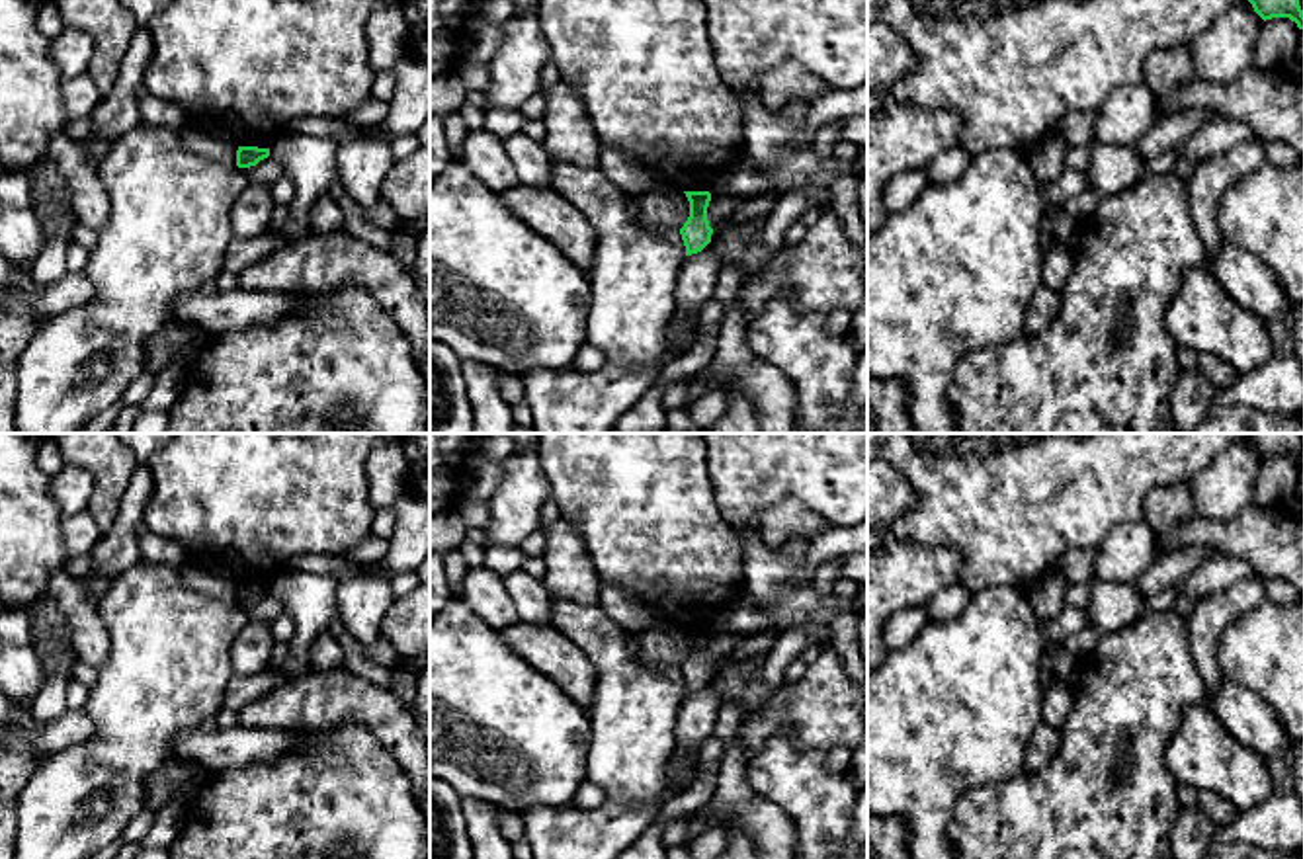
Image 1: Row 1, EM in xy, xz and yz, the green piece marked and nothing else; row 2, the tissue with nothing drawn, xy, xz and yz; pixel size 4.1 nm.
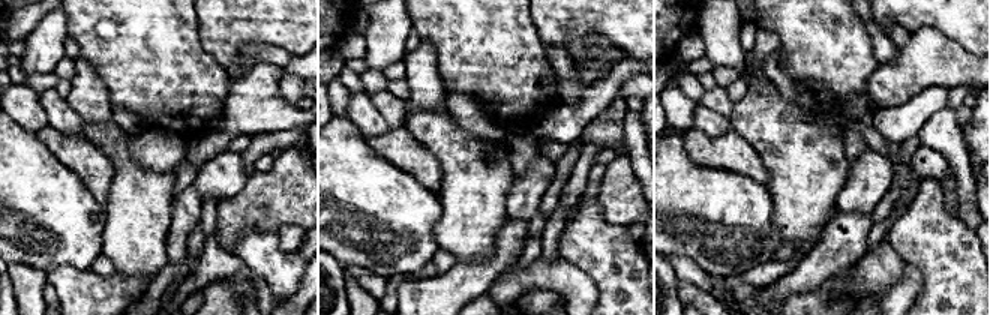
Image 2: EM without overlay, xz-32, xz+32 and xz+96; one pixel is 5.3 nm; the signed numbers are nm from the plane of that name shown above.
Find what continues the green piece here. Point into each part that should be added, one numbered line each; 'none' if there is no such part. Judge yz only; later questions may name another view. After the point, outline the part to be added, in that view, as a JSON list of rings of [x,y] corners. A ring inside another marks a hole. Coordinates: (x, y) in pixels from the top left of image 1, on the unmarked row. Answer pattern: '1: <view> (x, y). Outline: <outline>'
none

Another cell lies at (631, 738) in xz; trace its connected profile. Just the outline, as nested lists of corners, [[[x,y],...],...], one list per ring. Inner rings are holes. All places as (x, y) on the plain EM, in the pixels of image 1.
[[[553,599],[551,627],[576,644],[598,674],[588,713],[586,779],[604,791],[602,800],[619,804],[660,800],[666,767],[676,750],[674,722],[686,699],[680,668],[656,672],[645,666],[637,658],[633,633],[617,625],[600,605]]]

